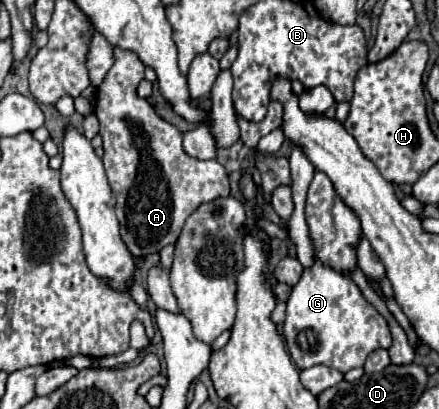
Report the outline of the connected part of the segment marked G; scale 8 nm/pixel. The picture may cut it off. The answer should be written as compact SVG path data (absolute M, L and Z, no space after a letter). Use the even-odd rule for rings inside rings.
M319 260L311 268L303 270L301 280L293 286L293 290L289 294L285 322L283 322L283 336L285 336L287 348L291 352L291 360L301 370L317 366L317 364L325 364L339 372L347 372L351 368L363 366L369 352L373 352L377 348L389 350L391 342L393 342L387 320L365 300L359 286L349 276L325 266Z

